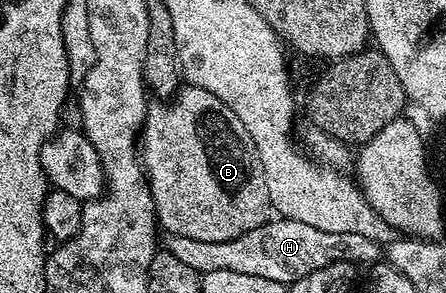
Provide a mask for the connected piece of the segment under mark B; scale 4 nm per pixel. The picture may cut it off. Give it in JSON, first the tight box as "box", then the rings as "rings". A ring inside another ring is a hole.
{"box":[140,85,271,241],"rings":[[[186,85],[169,101],[154,101],[147,106],[140,158],[154,198],[157,222],[170,235],[192,237],[196,241],[232,241],[271,218],[268,181],[255,141],[244,121],[220,97],[204,89]]]}

